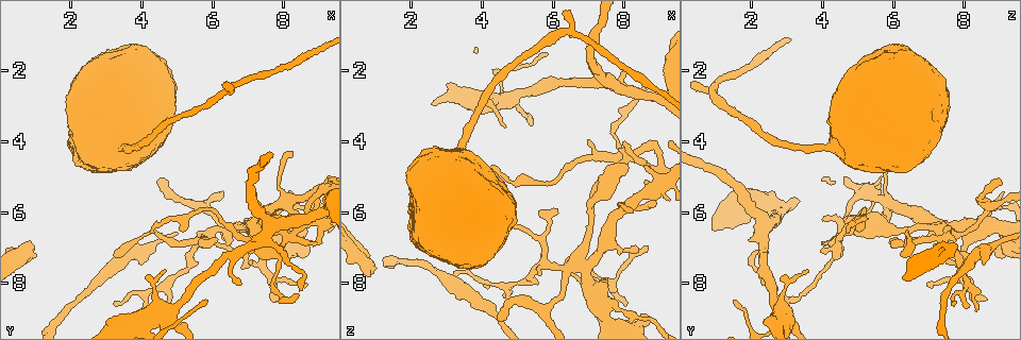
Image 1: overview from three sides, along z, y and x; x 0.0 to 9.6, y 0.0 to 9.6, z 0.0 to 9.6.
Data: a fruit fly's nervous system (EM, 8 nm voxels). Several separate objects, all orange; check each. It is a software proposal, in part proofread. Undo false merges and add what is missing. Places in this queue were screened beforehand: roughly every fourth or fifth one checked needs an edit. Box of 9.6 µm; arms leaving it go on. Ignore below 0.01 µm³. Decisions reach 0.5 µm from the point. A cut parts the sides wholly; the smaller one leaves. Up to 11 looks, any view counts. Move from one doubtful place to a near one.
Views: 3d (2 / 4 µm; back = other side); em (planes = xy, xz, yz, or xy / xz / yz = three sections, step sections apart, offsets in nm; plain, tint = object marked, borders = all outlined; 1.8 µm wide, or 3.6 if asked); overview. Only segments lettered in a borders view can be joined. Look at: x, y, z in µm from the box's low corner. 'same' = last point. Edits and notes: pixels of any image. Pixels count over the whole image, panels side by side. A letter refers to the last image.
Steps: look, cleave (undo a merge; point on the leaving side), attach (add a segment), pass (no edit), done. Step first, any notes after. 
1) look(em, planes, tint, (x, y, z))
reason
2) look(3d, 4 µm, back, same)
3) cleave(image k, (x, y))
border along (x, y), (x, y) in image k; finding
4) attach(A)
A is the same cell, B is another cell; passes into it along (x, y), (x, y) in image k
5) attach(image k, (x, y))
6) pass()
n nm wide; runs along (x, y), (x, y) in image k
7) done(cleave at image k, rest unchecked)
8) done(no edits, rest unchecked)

look(em, planes, plain, (4.75, 8.90, 2.85))
abrupt turn

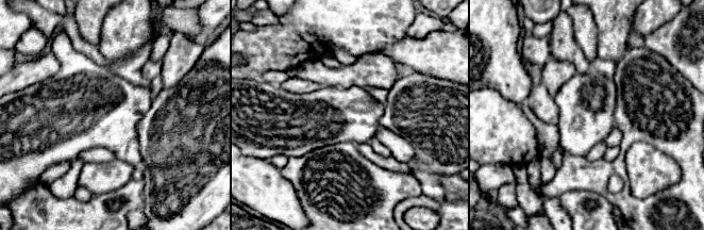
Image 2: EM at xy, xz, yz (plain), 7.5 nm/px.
look(em, planes, borders, same)

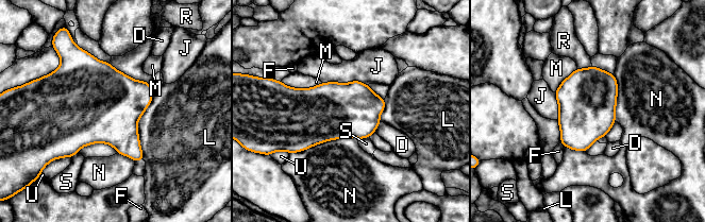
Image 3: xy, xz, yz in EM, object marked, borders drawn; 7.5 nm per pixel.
pass()
D, F, J, L, M, N, R, S and U are other cells; border along (153, 94), (137, 123), (143, 159) in image 3; continuous, no second neuron

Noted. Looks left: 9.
look(em, yz, step 8, tint, (0.80, 6.95, 7.85))
stops while still wide

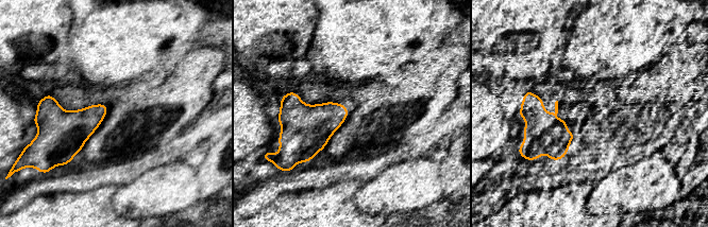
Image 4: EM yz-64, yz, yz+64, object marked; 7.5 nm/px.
look(em, yz, step 8, borders, same)

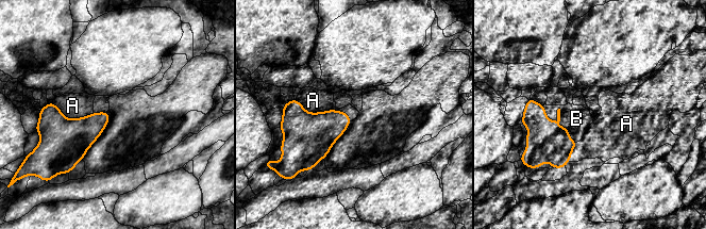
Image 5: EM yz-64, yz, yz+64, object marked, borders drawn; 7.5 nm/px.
attach(B)
B is the same cell, A is another cell; it goes on there

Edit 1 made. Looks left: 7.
look(overview)

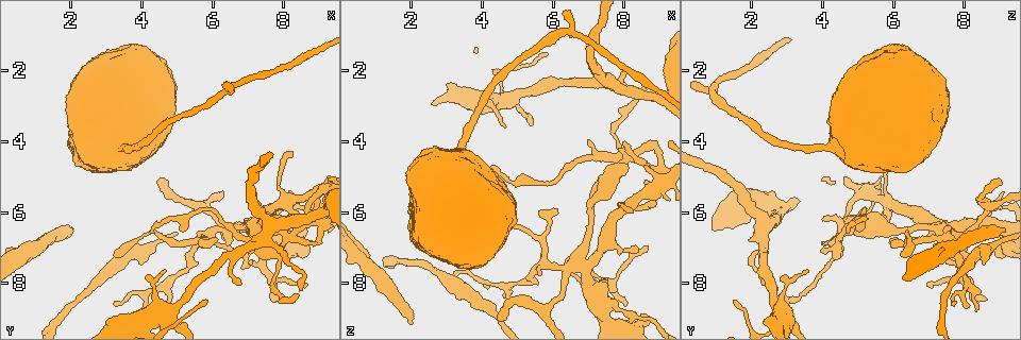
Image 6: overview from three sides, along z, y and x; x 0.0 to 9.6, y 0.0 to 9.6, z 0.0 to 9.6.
look(em, planes, borders, (4.50, 5.15, 9.05))
free end

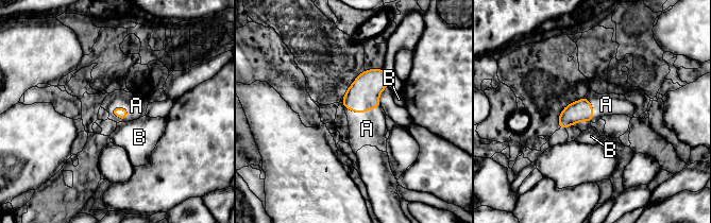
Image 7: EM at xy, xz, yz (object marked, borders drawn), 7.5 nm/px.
attach(A)
A touches over 150 nm; A is the same cell, B is another cell; the neuron continues

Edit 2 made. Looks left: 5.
look(overview)
see it whole again

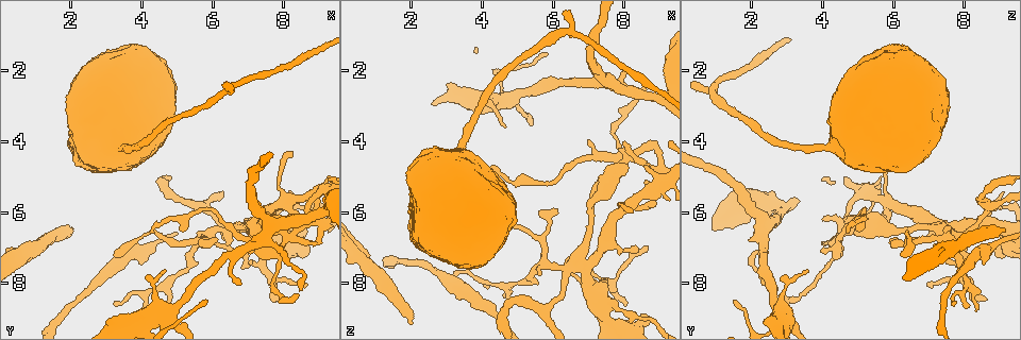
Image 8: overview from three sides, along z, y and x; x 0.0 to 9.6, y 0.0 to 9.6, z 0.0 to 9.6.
look(3d, 4 µm, (6.90, 6.35, 7.60))
narrows sharply

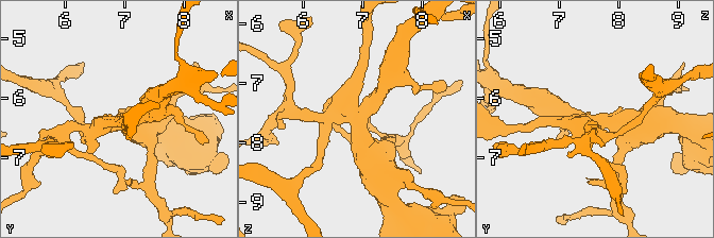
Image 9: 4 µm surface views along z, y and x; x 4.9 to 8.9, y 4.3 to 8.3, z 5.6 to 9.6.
look(em, planes, borders, (6.85, 6.40, 7.55))

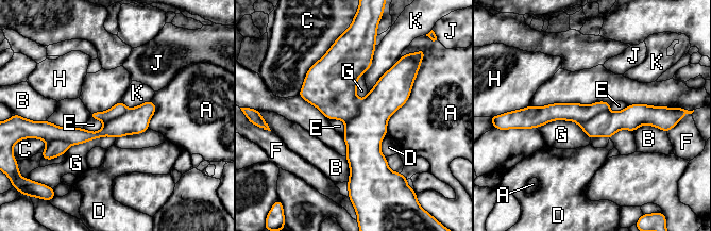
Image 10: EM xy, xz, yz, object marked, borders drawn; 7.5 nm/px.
cleave(image 10, (572, 112))
A, B, C, D, E, F, G, H, J and K are other cells; border along (607, 110), (601, 111), (579, 125) in image 10; a second neuron is stuck on

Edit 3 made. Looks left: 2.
done(attach at image 5, attach at image 7, cleave at image 10, rest unchecked)

